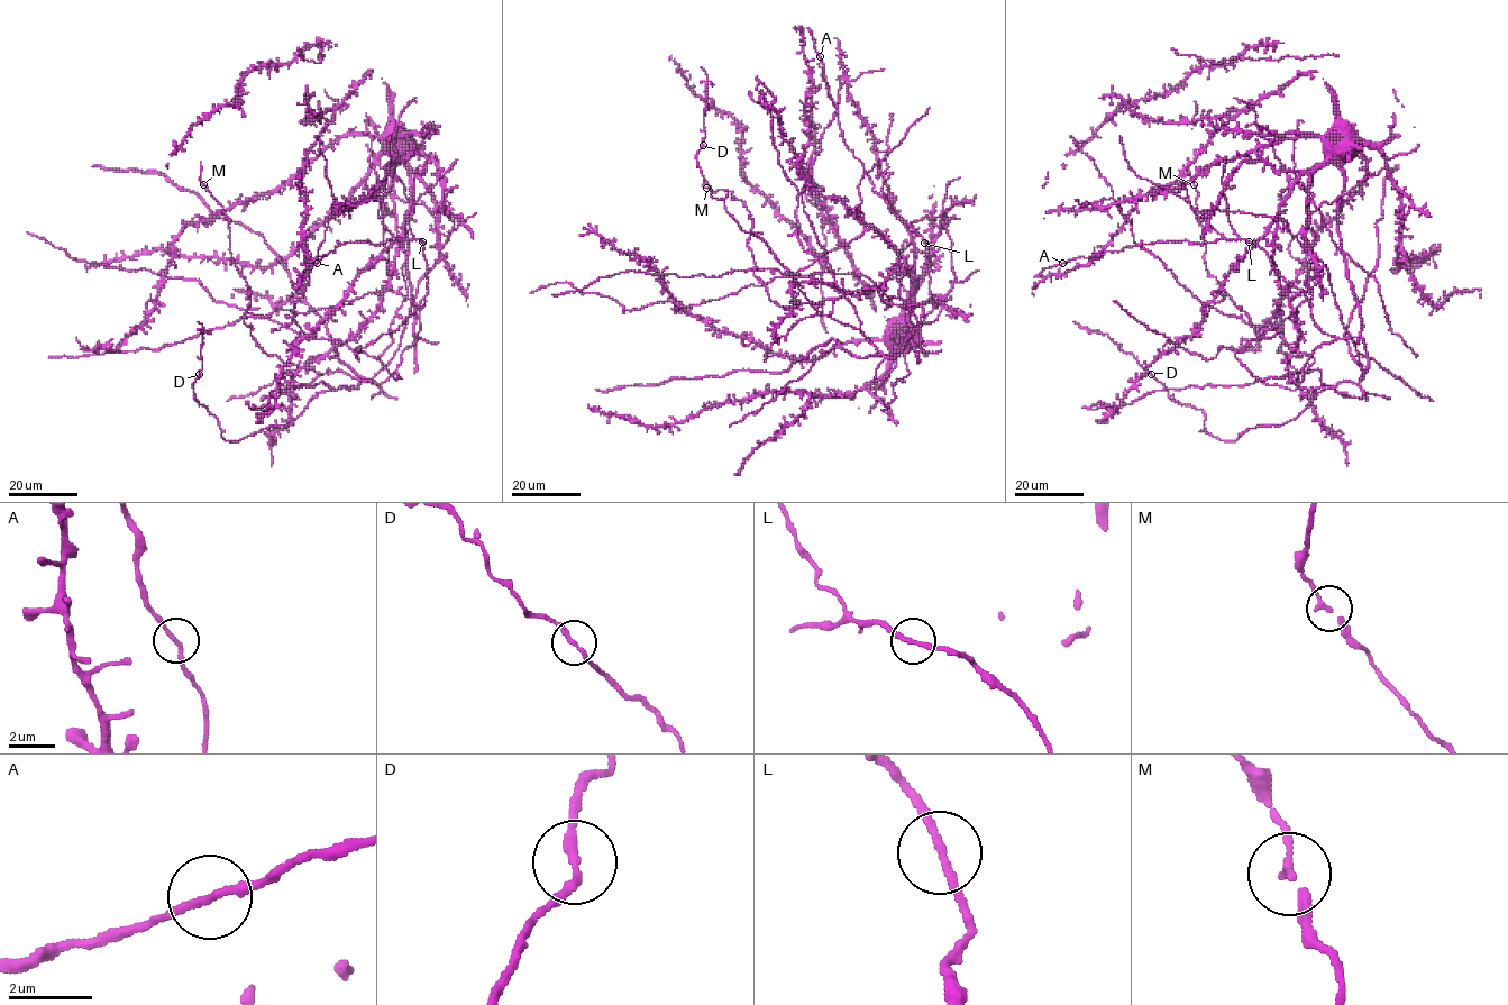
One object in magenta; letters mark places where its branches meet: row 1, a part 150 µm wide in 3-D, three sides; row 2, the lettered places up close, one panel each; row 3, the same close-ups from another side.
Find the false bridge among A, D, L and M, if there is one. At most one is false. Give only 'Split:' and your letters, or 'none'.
Split: none

